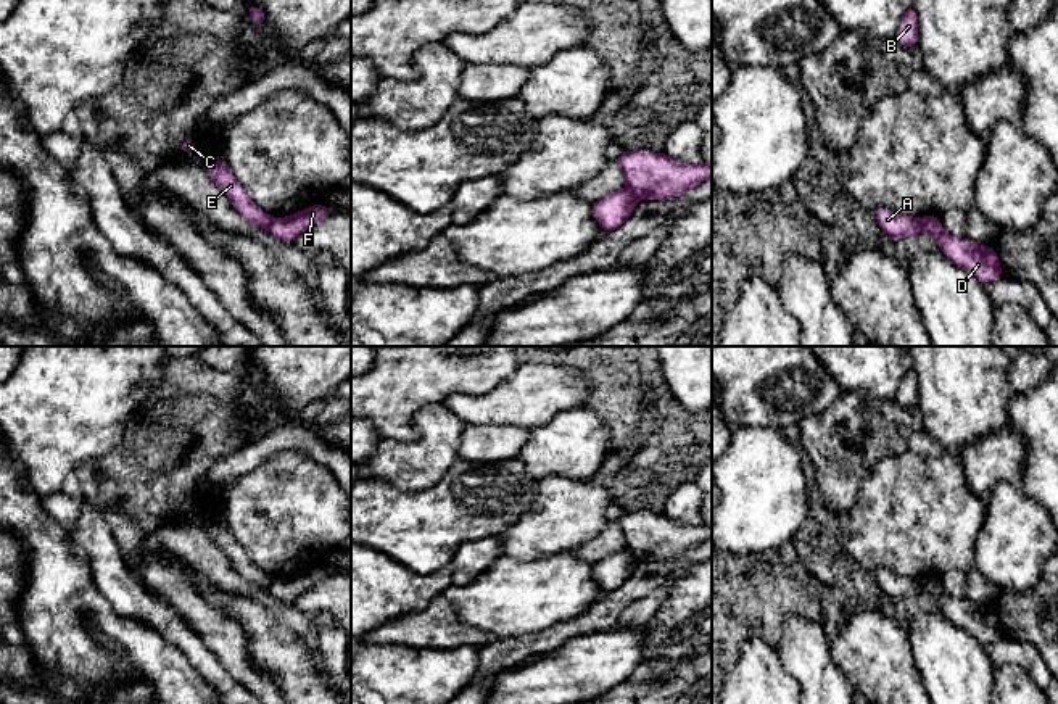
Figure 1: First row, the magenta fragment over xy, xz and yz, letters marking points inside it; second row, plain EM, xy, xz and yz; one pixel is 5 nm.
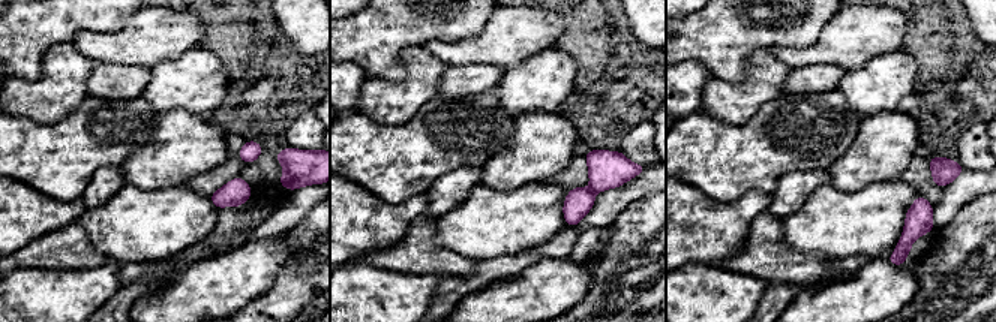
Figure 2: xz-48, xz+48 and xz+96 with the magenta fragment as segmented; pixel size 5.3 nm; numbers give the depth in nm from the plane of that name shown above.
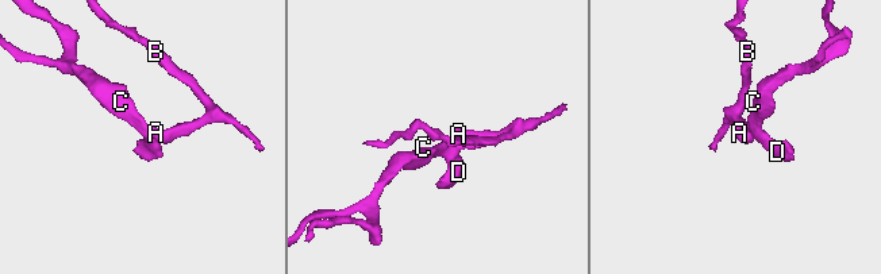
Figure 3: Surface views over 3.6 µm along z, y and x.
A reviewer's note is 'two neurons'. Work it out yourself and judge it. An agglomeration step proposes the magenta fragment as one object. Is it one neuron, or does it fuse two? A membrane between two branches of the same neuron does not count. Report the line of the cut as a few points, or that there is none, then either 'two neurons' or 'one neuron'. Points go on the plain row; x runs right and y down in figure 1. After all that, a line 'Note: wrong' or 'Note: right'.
xz (627, 548), (636, 561) | two neurons
Note: right

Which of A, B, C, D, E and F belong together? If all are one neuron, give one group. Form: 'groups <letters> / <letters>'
groups A B F / C D E

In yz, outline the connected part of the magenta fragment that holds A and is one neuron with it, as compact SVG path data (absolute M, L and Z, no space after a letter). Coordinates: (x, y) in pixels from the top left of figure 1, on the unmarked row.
M876 569L874 577L884 594L892 601L920 596L924 593L923 583L920 578L902 577L886 569Z

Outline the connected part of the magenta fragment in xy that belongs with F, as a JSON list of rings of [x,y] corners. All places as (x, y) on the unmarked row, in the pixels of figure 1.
[[[317,564],[288,578],[272,578],[267,590],[280,603],[291,604],[296,596],[330,577],[332,574],[322,564]]]

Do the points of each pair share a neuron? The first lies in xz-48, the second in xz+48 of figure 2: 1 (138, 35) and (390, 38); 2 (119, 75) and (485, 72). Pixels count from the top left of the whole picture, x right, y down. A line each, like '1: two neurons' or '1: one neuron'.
1: two neurons
2: one neuron

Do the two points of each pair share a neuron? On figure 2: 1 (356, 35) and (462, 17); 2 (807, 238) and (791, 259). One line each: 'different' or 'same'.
1: same
2: different

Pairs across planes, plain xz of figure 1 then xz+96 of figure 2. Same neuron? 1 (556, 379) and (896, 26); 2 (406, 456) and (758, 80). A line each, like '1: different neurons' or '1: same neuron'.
1: same neuron
2: same neuron

